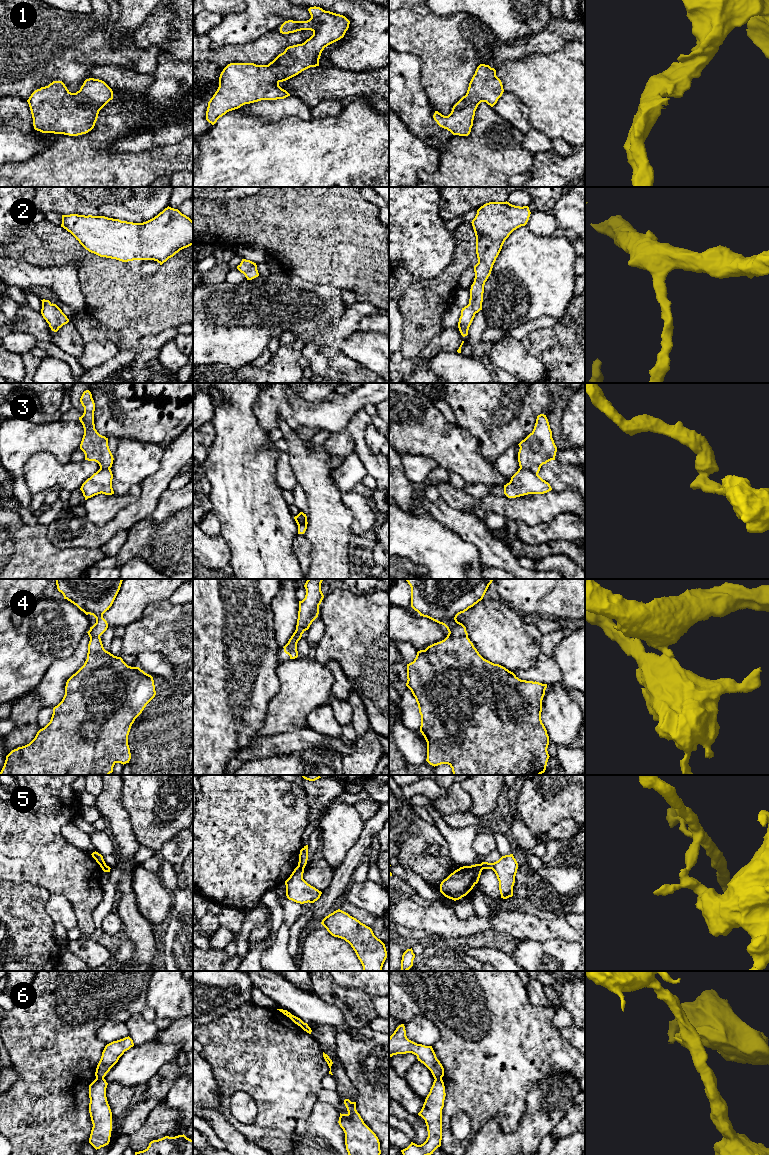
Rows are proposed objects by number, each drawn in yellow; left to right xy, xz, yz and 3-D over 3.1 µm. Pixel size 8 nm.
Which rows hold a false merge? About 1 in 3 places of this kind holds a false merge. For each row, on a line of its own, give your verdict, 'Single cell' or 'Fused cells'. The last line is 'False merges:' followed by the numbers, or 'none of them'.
1: Single cell
2: Single cell
3: Fused cells
4: Fused cells
5: Fused cells
6: Fused cells
False merges: 3, 4, 5, 6

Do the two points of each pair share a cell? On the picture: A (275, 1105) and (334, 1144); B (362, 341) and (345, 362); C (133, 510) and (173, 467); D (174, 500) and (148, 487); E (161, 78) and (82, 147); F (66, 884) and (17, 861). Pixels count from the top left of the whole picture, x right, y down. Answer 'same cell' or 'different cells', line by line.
A: different cells
B: different cells
C: same cell
D: different cells
E: different cells
F: same cell

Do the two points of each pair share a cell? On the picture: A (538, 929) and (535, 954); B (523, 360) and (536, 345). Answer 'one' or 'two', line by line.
A: two
B: two

